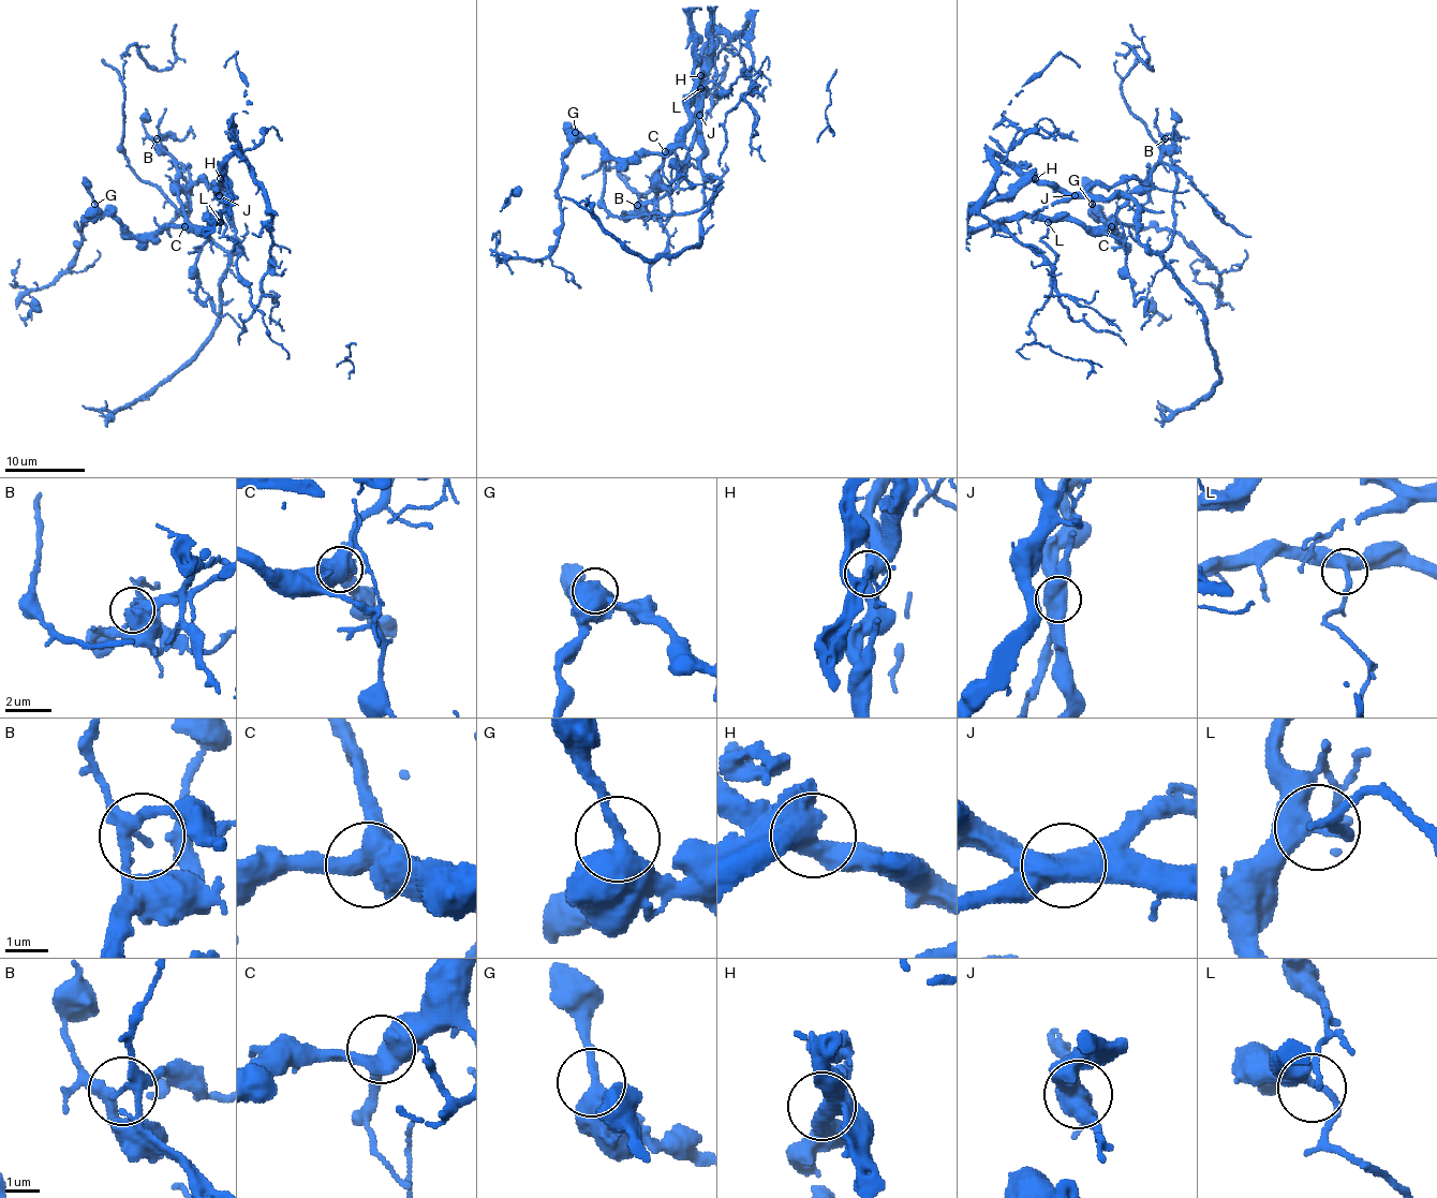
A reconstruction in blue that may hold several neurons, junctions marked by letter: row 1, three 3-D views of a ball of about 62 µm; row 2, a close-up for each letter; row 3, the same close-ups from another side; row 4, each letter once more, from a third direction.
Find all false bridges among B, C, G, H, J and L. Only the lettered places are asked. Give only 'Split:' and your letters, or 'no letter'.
Split: J

